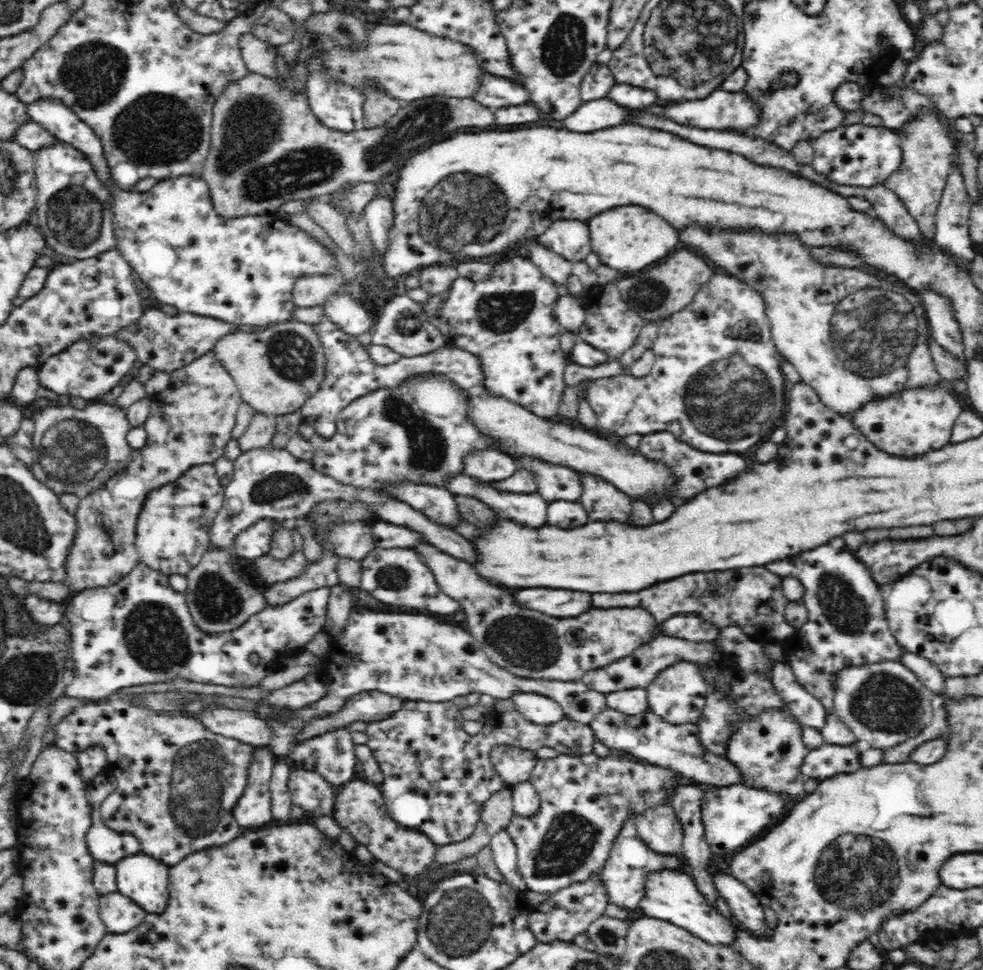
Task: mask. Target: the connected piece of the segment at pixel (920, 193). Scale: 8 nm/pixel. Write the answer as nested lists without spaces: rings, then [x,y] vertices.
[[[922,115],[908,123],[901,133],[897,133],[903,151],[903,162],[883,185],[904,203],[904,208],[912,215],[922,238],[932,239],[935,235],[936,211],[946,186],[948,170],[956,161],[957,148],[949,131],[942,128],[936,115]]]

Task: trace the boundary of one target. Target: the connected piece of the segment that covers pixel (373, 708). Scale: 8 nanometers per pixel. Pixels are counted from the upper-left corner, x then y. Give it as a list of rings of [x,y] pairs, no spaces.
[[[366,691],[348,699],[344,708],[331,717],[312,719],[297,736],[296,744],[306,738],[348,727],[351,722],[374,722],[392,716],[402,708],[404,700],[378,691]]]

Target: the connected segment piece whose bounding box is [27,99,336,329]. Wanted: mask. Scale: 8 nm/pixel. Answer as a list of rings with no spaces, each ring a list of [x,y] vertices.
[[[35,100],[27,104],[27,113],[32,121],[41,124],[58,141],[64,141],[74,150],[82,152],[92,165],[92,171],[96,173],[98,180],[109,188],[116,248],[129,261],[134,272],[138,273],[138,278],[148,288],[148,292],[152,292],[154,300],[158,300],[162,306],[174,306],[180,313],[192,313],[237,326],[261,329],[272,322],[283,323],[293,317],[293,288],[297,279],[308,275],[326,275],[334,271],[334,254],[326,246],[314,242],[308,232],[288,226],[284,220],[262,215],[236,217],[236,220],[218,218],[219,214],[211,202],[210,187],[201,176],[182,175],[161,180],[146,192],[118,188],[111,176],[112,169],[104,155],[101,140],[62,100]]]

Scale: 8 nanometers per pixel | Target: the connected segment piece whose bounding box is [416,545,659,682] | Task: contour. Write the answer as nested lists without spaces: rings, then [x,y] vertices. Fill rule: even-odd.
[[[420,545],[416,552],[434,571],[442,592],[462,604],[468,622],[467,632],[480,643],[488,658],[520,678],[564,682],[581,680],[585,672],[630,656],[659,633],[657,622],[644,608],[592,608],[578,618],[566,620],[542,616],[528,608],[514,608],[514,604],[510,604],[508,590],[494,588],[494,584],[478,580],[466,562],[432,545]],[[518,614],[520,618],[510,618]],[[530,618],[534,618],[534,622],[530,622]]]

